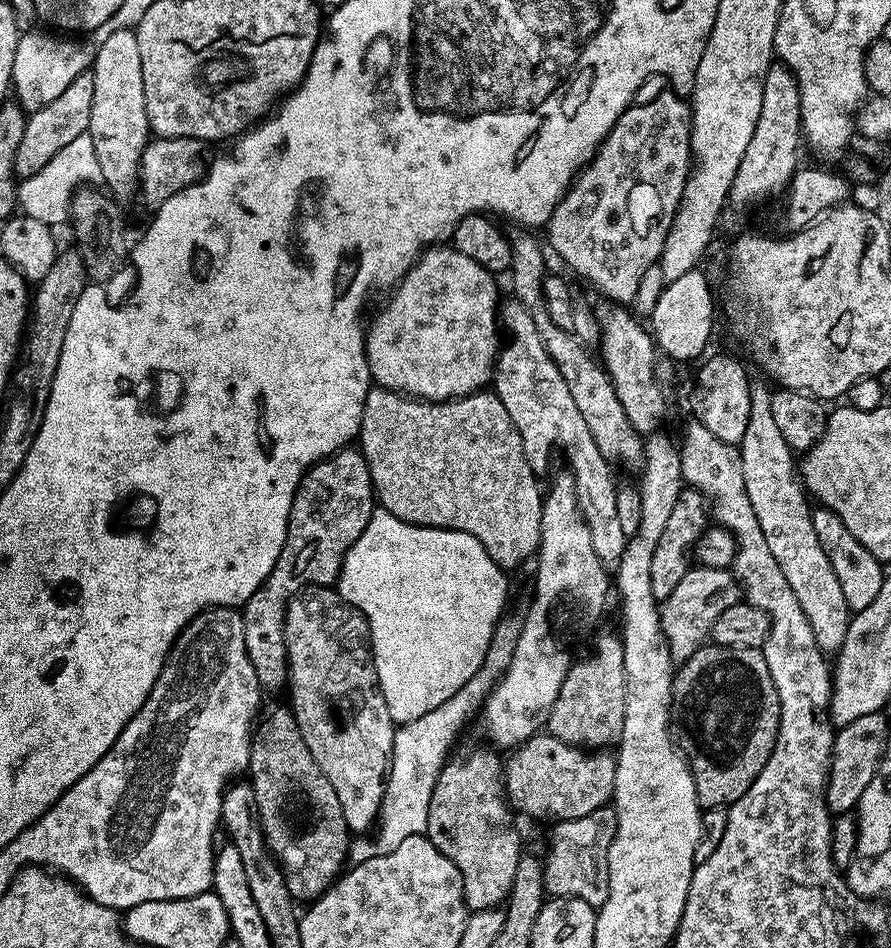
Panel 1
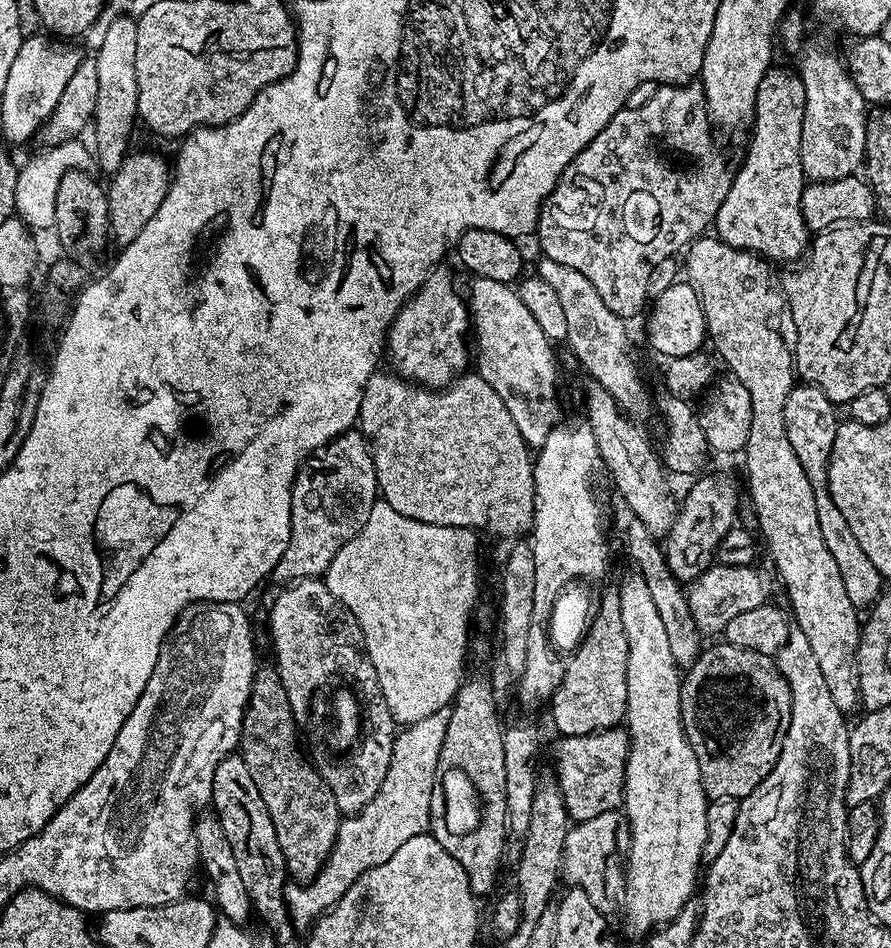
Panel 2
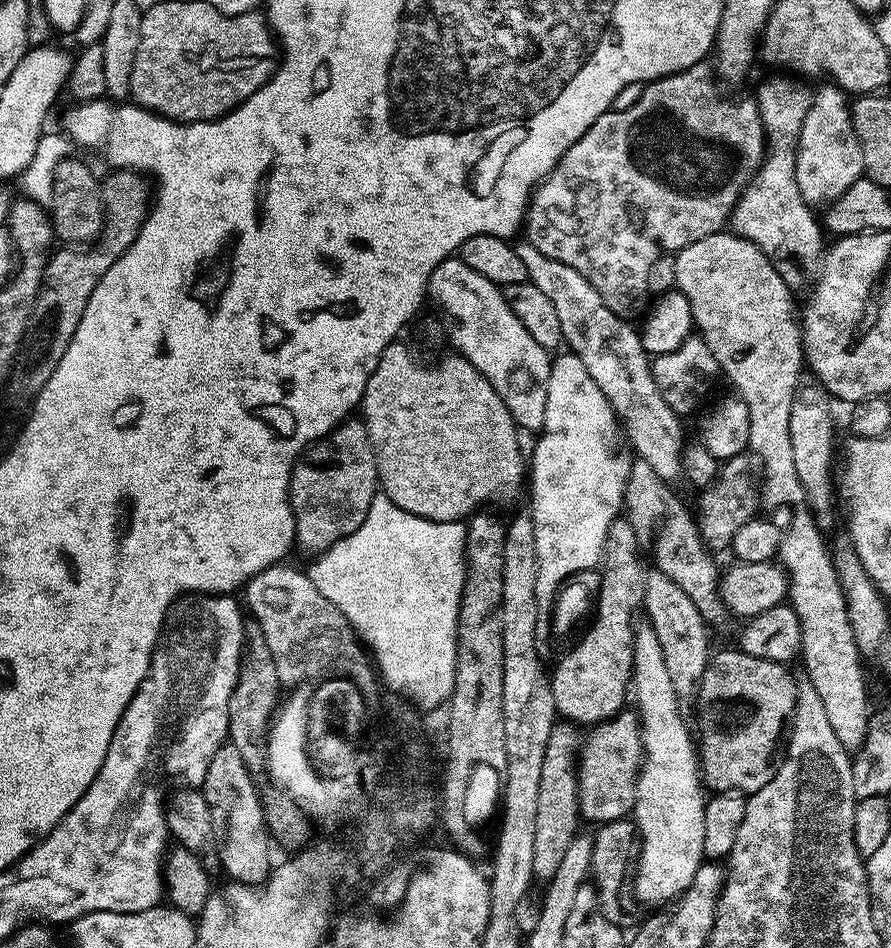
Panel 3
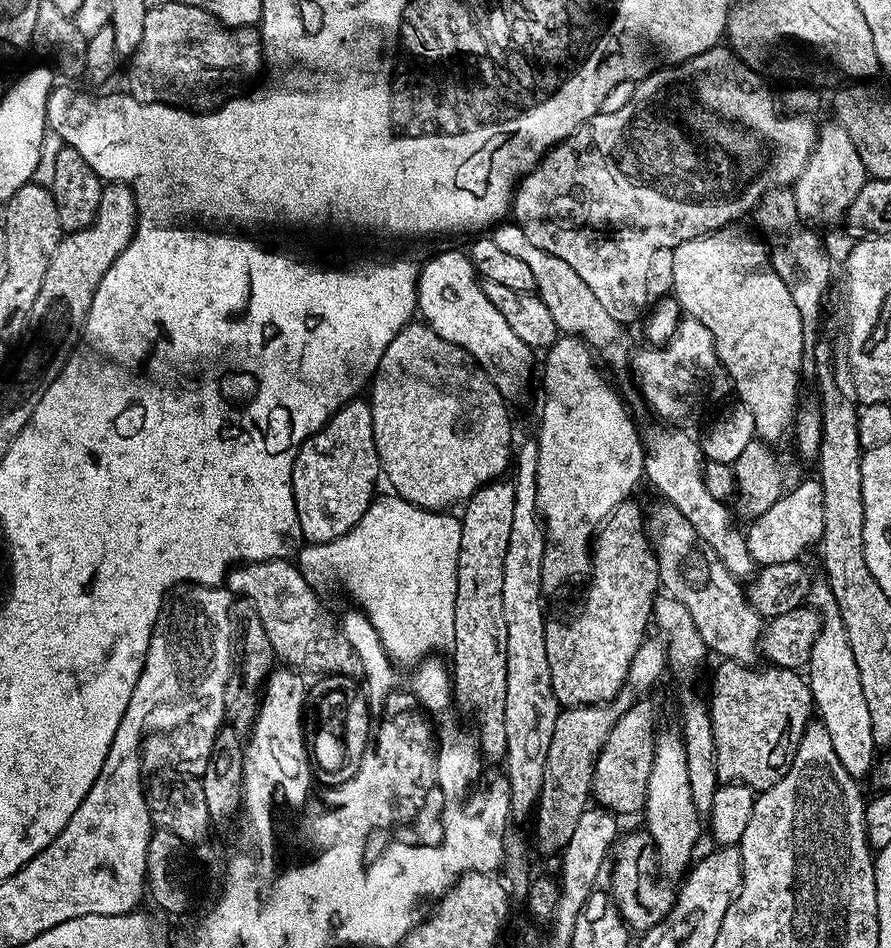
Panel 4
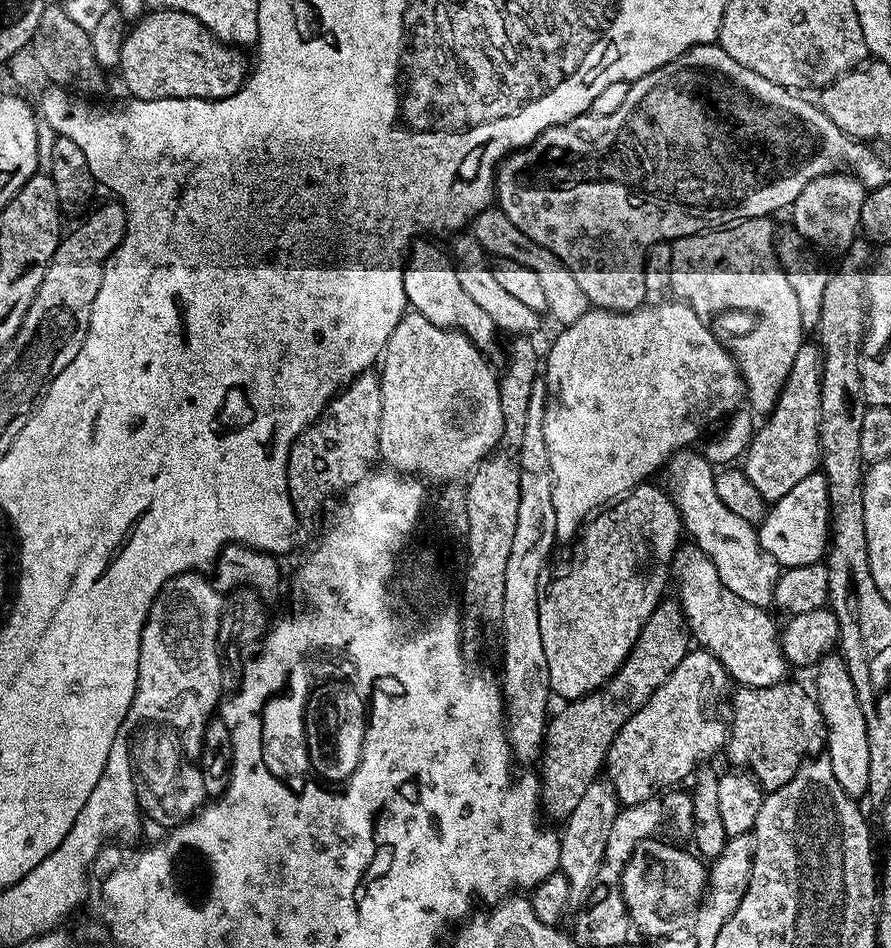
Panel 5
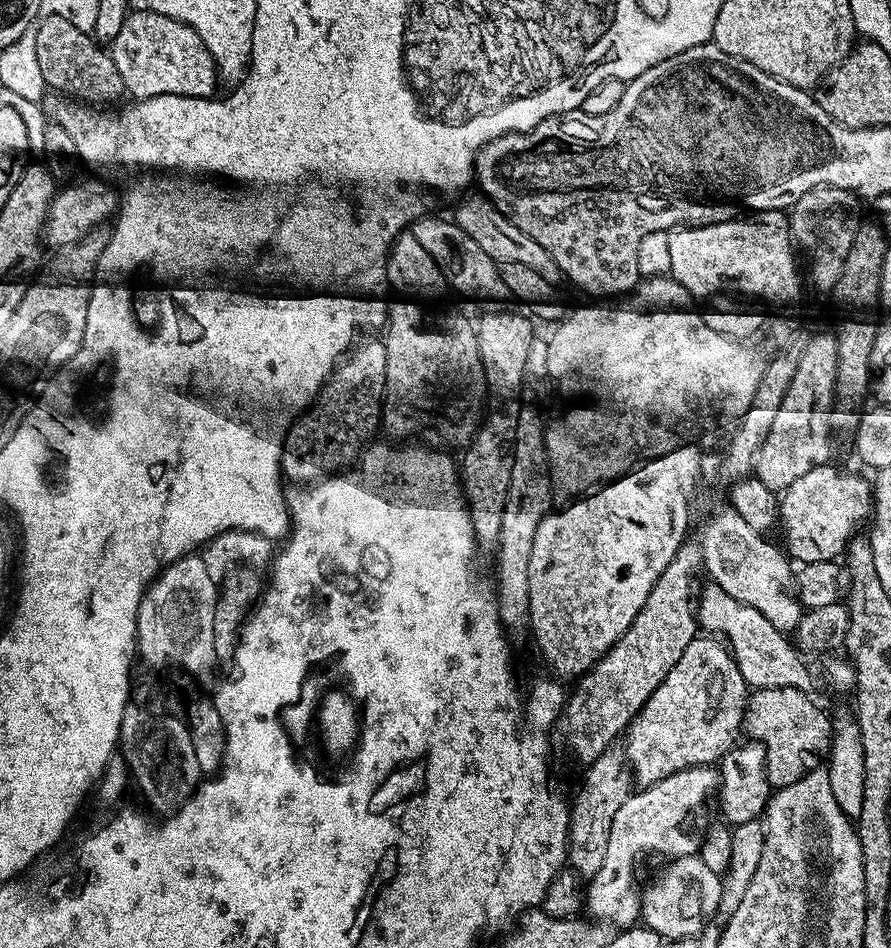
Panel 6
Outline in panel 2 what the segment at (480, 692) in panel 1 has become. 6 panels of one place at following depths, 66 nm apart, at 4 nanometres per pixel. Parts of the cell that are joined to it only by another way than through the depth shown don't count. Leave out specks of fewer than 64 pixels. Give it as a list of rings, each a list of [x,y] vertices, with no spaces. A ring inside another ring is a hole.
[[[443,711],[430,714],[430,718],[422,718],[422,722],[414,722],[397,731],[390,770],[386,770],[386,778],[378,794],[366,802],[361,812],[341,819],[328,860],[312,881],[284,885],[288,912],[297,929],[311,929],[317,918],[332,908],[366,870],[382,866],[386,858],[398,851],[398,846],[429,831],[430,794],[434,790],[436,767],[442,750],[442,738],[446,738],[447,725],[448,712]]]

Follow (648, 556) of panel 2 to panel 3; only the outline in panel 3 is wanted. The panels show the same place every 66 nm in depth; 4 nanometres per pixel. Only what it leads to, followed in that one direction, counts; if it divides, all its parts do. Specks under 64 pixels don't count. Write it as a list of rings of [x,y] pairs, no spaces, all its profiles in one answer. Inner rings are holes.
[[[648,570],[644,574],[644,603],[642,612],[647,623],[658,634],[658,646],[662,646],[662,659],[666,662],[666,674],[674,685],[677,698],[688,702],[695,697],[702,682],[702,674],[710,659],[708,652],[709,625],[705,624],[702,614],[690,602],[690,597],[676,579],[666,578],[659,570]]]

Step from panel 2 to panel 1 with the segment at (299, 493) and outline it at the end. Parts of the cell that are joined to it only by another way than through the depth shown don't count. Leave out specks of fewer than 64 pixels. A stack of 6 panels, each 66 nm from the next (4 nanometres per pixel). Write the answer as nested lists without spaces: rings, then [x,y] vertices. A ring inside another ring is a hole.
[[[355,447],[341,448],[329,456],[327,460],[318,460],[303,476],[292,499],[290,518],[286,530],[286,542],[282,546],[282,554],[278,554],[278,562],[274,562],[274,570],[254,590],[254,594],[242,605],[244,633],[246,634],[246,654],[254,666],[254,674],[258,674],[258,682],[265,693],[276,692],[288,683],[288,655],[284,641],[284,615],[288,609],[288,601],[294,596],[313,586],[332,586],[340,579],[340,567],[344,555],[354,546],[358,534],[366,530],[366,522],[370,522],[370,514],[374,507],[374,493],[368,463],[364,461],[364,453]]]

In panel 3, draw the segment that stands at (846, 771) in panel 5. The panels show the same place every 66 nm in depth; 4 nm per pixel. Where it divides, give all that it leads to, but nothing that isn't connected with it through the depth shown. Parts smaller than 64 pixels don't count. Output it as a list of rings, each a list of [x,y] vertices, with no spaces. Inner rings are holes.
[[[802,506],[793,514],[788,529],[783,529],[778,560],[788,573],[788,600],[802,626],[800,656],[808,671],[806,678],[818,690],[818,698],[822,698],[838,742],[842,742],[844,748],[855,750],[862,746],[868,733],[868,684],[864,681],[862,657],[850,626],[846,598],[834,570],[832,550],[829,541],[824,540],[827,540],[825,533],[820,532],[811,511]]]

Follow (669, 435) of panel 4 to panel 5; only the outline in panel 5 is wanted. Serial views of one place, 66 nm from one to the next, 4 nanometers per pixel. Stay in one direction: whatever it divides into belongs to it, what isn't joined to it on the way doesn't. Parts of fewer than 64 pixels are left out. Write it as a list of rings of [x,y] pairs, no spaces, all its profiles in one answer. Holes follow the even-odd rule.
[[[681,450],[666,465],[668,480],[676,484],[674,503],[680,512],[680,522],[691,543],[697,544],[714,562],[714,570],[722,578],[724,588],[734,590],[738,598],[746,598],[755,608],[764,608],[772,600],[772,590],[782,571],[766,550],[762,550],[757,529],[746,518],[738,518],[718,498],[713,465],[699,451]],[[766,600],[766,602],[764,602]]]

